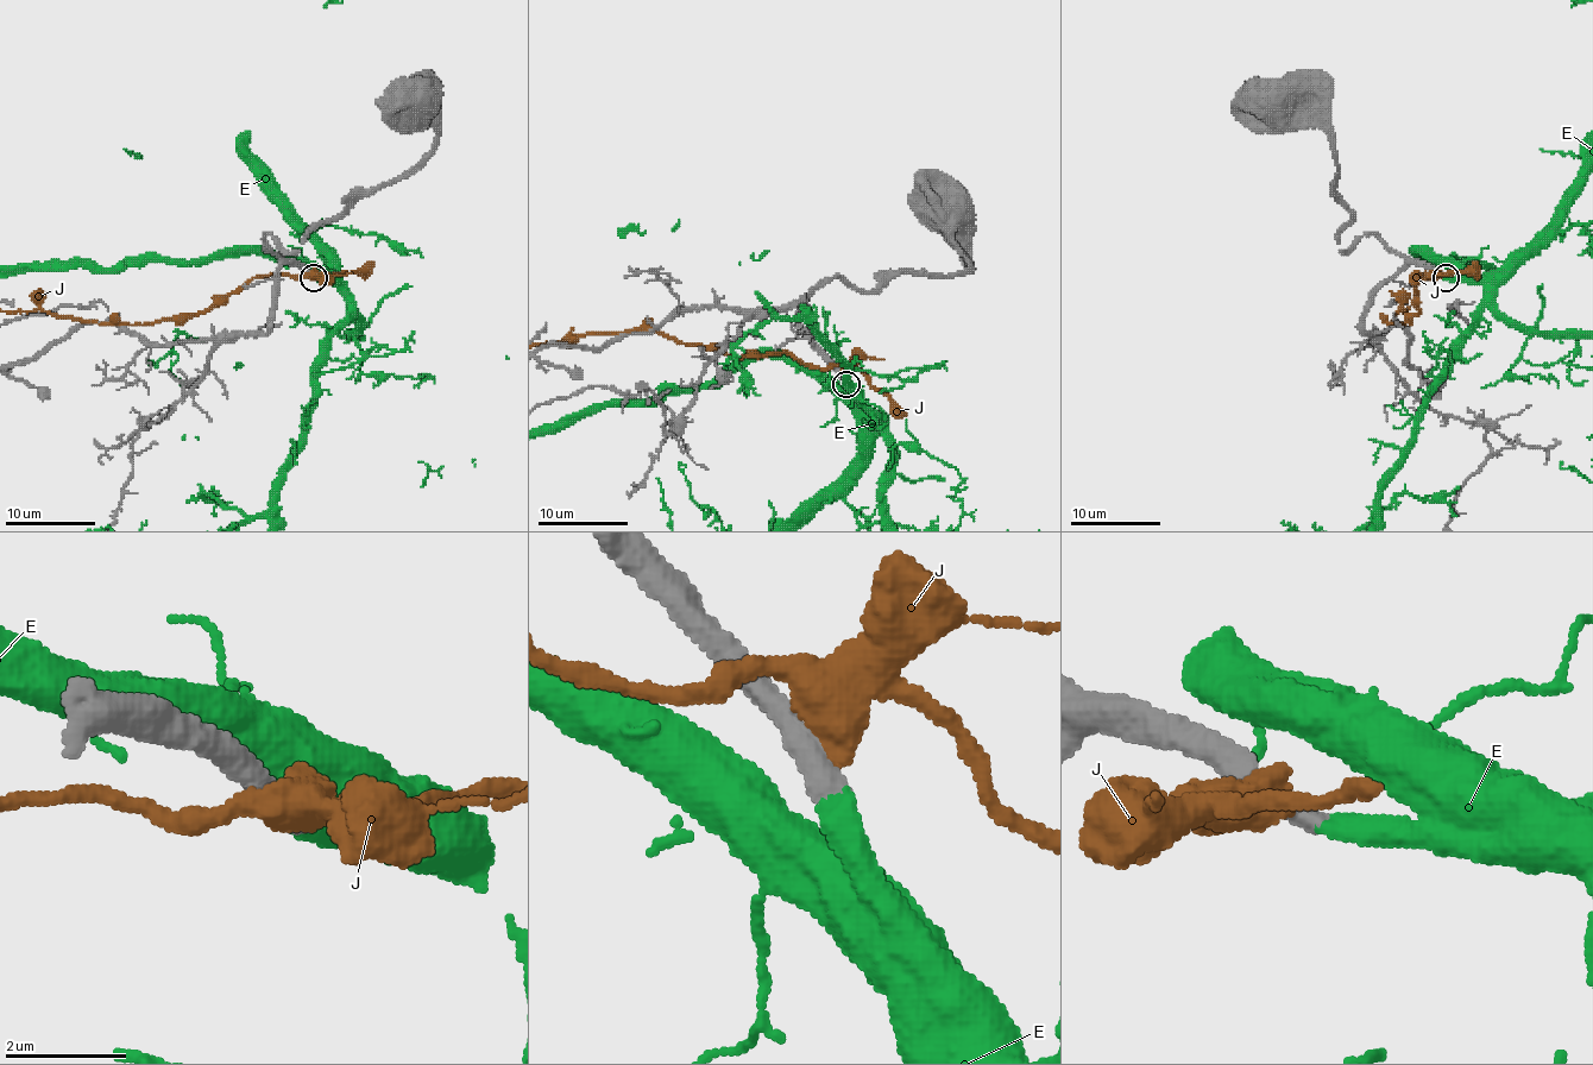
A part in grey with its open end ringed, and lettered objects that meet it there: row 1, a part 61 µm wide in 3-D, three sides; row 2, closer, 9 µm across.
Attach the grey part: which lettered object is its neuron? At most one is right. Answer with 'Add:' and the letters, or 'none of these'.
Add: E

